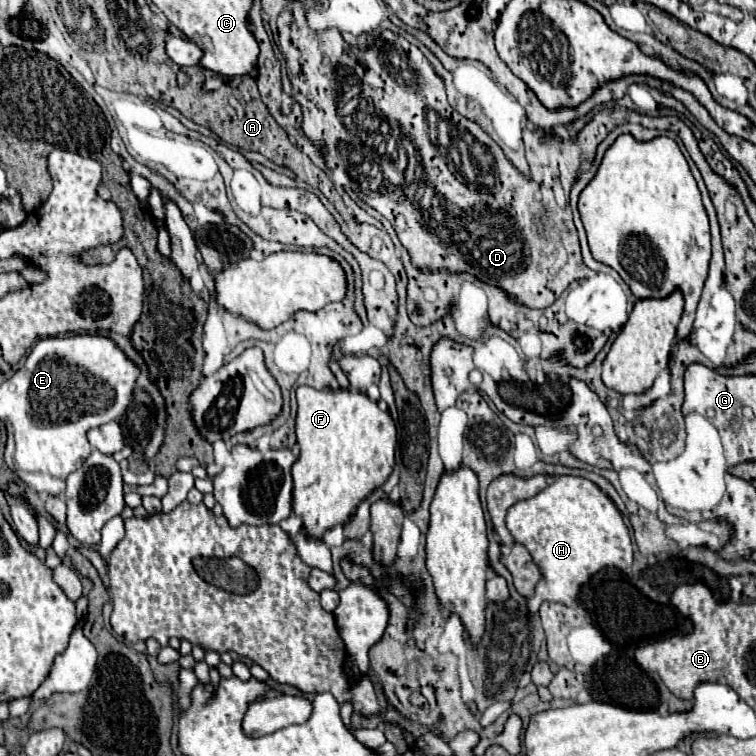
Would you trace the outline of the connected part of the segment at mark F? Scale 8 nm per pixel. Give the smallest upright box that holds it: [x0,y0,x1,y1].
[291,388,397,538]

